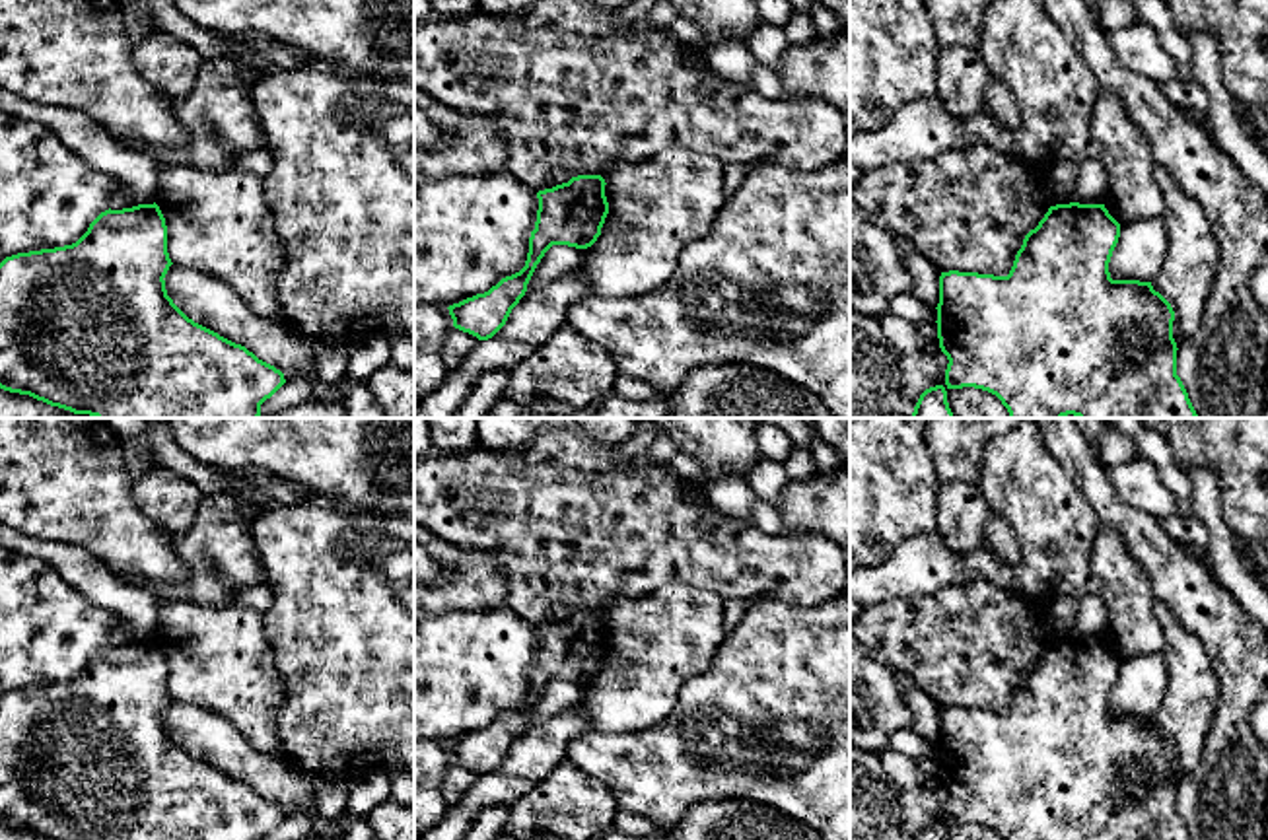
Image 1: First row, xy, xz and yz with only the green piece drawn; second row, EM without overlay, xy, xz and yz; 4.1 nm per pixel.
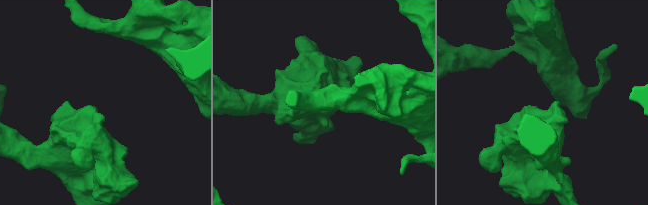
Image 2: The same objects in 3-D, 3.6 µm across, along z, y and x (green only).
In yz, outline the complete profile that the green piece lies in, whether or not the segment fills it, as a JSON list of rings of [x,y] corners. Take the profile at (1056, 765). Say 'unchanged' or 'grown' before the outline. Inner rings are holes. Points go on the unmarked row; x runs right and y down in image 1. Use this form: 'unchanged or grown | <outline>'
unchanged | [[[1056,640],[1050,642],[1035,665],[1031,665],[1015,690],[1007,712],[949,706],[939,712],[937,774],[947,791],[947,824],[974,822],[996,830],[1002,840],[1192,840],[1177,811],[1177,778],[1173,774],[1175,747],[1171,739],[1153,725],[1151,718],[1112,716],[1109,698],[1120,673],[1120,659],[1105,640]]]

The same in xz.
unchanged | [[[578,611],[568,618],[539,626],[537,657],[529,673],[525,702],[488,727],[449,741],[453,762],[478,776],[492,774],[525,731],[537,700],[552,681],[591,682],[609,649],[605,620],[601,611]]]

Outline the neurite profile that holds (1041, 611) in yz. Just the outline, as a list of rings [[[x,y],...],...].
[[[1029,603],[1029,607],[1037,612],[1037,616],[1040,618],[1040,624],[1046,628],[1052,642],[1075,638],[1074,628],[1072,630],[1058,630],[1052,626],[1048,607],[1042,607],[1039,603]]]

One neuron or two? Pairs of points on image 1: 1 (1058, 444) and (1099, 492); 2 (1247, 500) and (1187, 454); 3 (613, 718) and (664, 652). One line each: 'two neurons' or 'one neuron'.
1: one neuron
2: one neuron
3: one neuron

